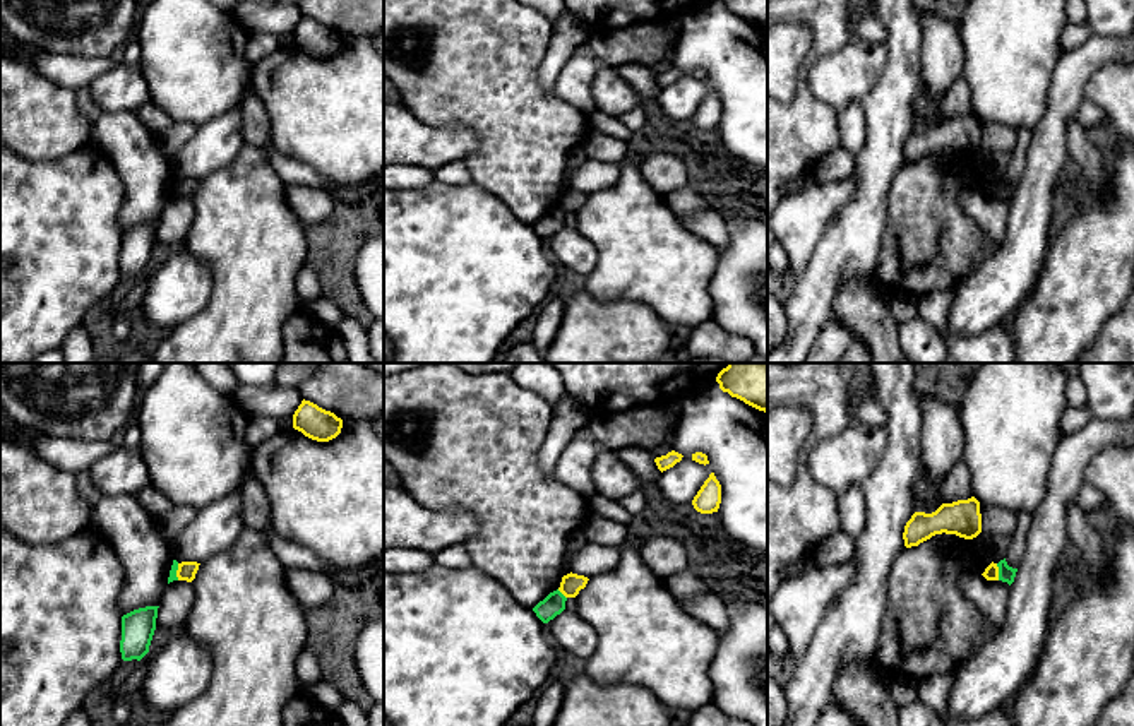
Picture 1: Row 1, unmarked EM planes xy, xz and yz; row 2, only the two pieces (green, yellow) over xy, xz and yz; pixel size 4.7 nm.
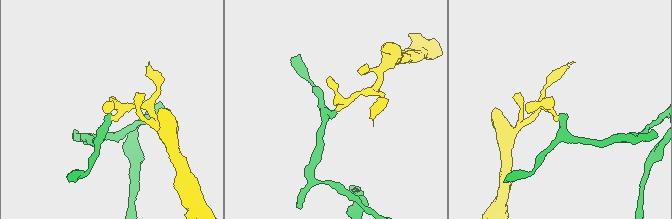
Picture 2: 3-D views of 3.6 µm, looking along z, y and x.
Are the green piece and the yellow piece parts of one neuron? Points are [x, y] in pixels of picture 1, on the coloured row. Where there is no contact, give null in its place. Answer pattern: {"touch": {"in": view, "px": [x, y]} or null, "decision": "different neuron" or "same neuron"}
{"touch": {"in": "yz", "px": [999, 572]}, "decision": "different neuron"}

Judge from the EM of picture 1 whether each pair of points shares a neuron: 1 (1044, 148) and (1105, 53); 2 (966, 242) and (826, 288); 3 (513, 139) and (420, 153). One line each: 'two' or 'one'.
1: one
2: two
3: two

